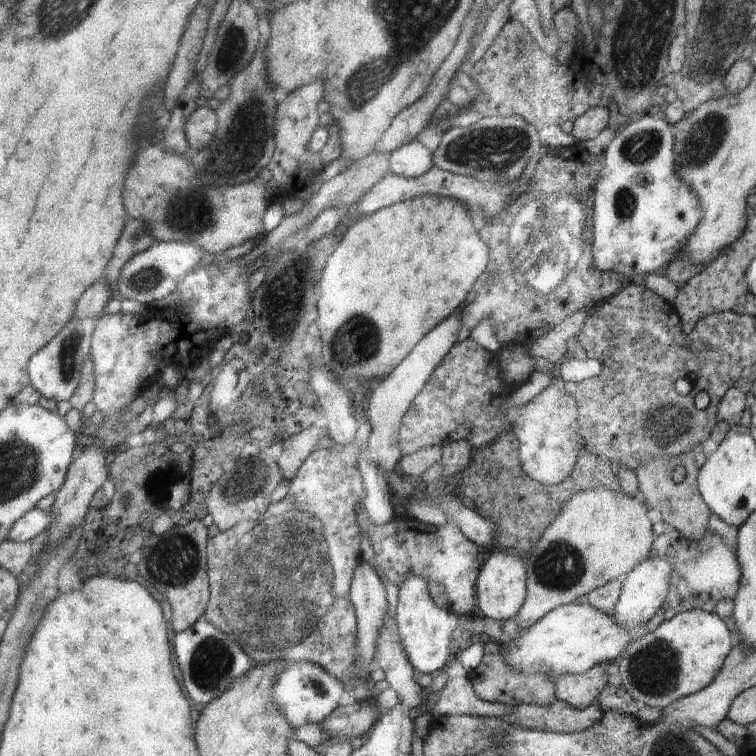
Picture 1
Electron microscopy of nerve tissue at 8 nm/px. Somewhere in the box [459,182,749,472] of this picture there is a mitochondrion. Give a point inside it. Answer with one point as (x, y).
(666, 425)

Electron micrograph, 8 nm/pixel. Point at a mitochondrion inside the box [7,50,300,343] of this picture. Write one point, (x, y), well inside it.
(242, 145)

